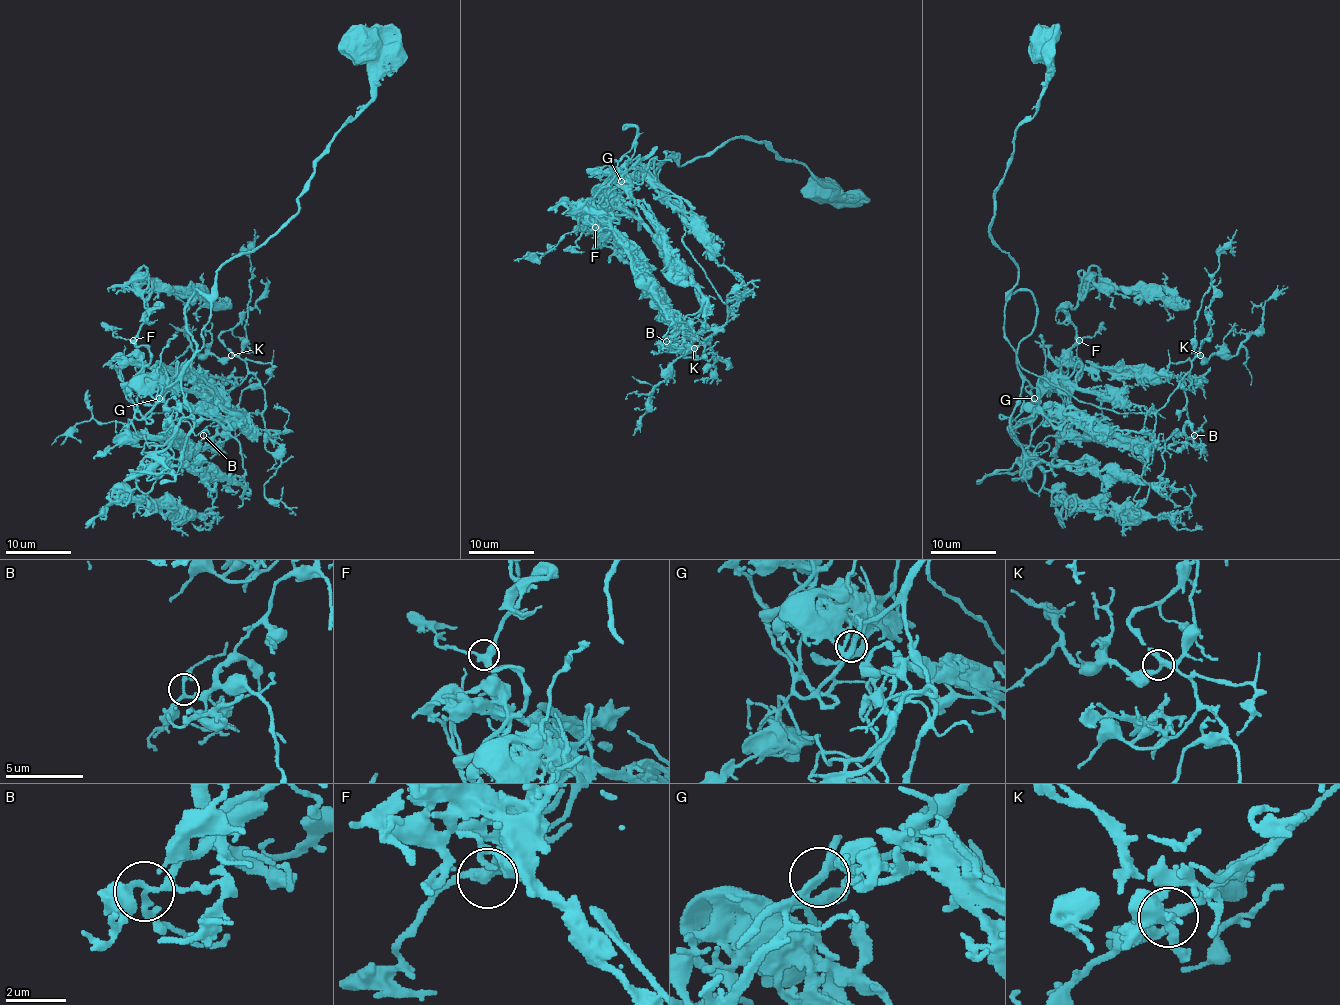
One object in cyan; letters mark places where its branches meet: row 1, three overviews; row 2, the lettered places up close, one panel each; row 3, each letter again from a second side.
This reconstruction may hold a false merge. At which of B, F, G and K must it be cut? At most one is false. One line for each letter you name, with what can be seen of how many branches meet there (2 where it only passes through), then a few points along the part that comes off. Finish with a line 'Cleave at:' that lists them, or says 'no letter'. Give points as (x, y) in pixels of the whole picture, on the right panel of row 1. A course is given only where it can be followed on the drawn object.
Cleave at: no letter

